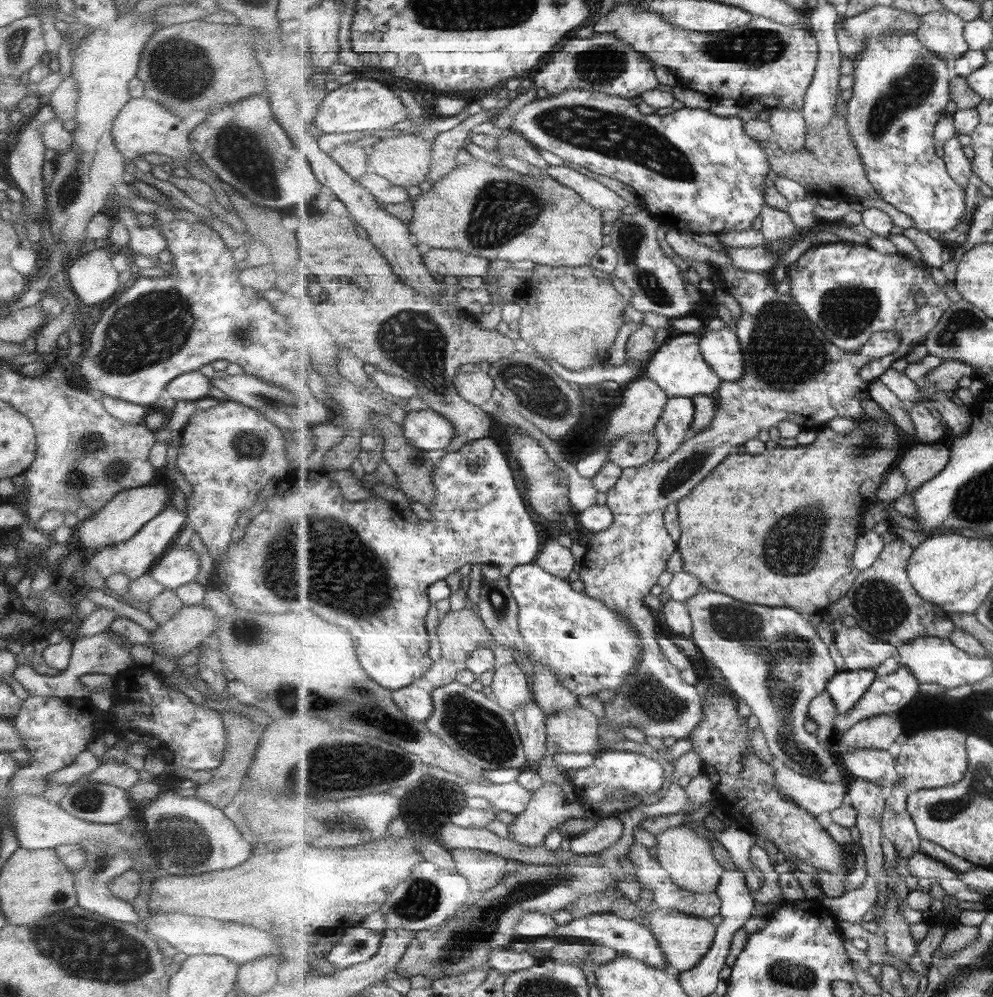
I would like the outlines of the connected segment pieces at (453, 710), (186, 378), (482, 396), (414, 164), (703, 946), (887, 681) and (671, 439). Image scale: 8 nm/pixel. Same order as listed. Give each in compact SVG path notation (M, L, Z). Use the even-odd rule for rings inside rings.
M451 681L445 686L432 690L434 711L433 716L427 720L427 729L441 740L445 741L457 754L465 757L471 764L484 770L501 770L519 768L524 770L528 764L528 758L524 749L520 732L514 714L505 710L493 696L485 696L483 692L473 690L467 685Z
M197 371L186 372L172 378L163 389L163 393L173 400L191 400L200 403L207 399L210 388L210 379Z
M476 370L475 372L459 372L454 378L454 385L460 395L471 404L486 408L486 411L495 415L495 404L491 405L493 388L496 388L495 379L488 373Z
M415 133L387 137L375 143L369 154L371 171L390 180L400 187L419 186L419 182L430 180L433 143Z
M652 904L648 908L649 928L653 932L661 950L665 952L665 958L670 968L674 967L677 972L694 970L706 958L706 955L714 946L717 937L717 926L707 918L699 918L695 915L684 914L678 910L669 911L665 908L658 908Z
M900 664L893 673L877 676L853 710L843 715L837 714L833 723L837 735L845 734L865 719L897 713L919 694L919 683L904 664Z
M671 397L659 418L655 434L659 440L659 449L654 460L665 460L675 455L687 440L694 438L695 405L687 397Z

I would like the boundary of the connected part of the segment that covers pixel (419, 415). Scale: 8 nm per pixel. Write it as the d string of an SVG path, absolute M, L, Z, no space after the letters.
M433 409L409 412L405 417L403 436L425 451L444 451L455 439L456 426L445 415Z

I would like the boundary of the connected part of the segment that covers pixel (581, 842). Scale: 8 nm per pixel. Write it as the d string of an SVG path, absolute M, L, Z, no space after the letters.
M618 816L601 819L590 831L577 834L570 841L570 850L580 855L602 853L619 842L624 835L624 822Z

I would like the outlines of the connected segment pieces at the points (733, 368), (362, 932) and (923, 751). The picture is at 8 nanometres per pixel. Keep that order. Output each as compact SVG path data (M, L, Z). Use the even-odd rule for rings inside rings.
M724 326L720 330L711 331L704 327L699 332L699 336L704 357L707 359L707 362L711 363L711 366L722 380L729 382L739 382L742 380L745 373L744 352L736 329Z
M361 926L350 927L342 932L338 942L330 948L329 962L336 970L366 962L379 952L382 938L383 932Z
M933 728L909 734L908 740L896 749L906 782L916 786L917 791L957 785L970 768L967 737L964 728Z

